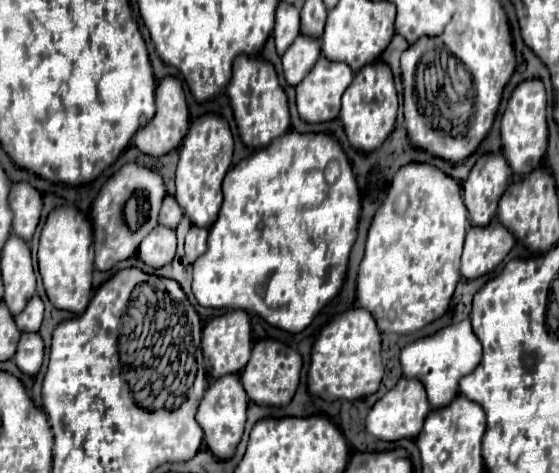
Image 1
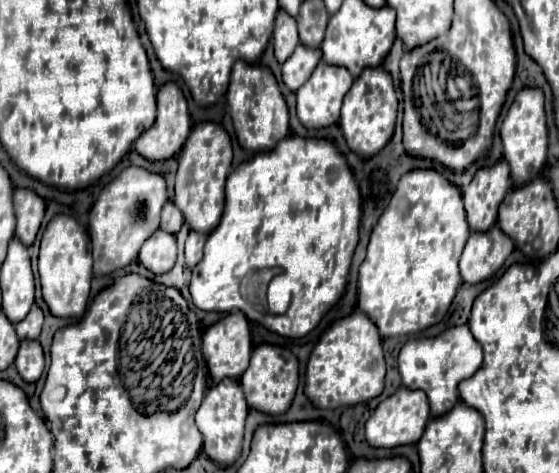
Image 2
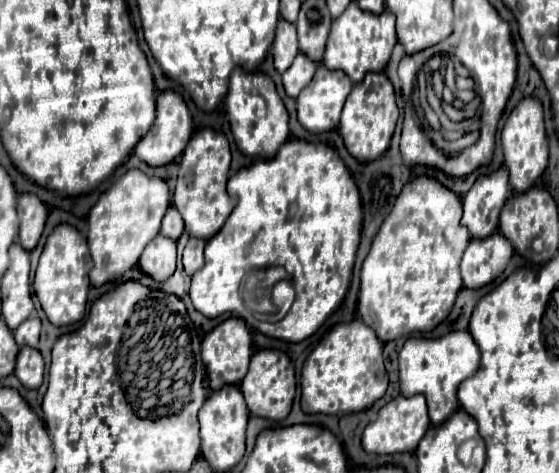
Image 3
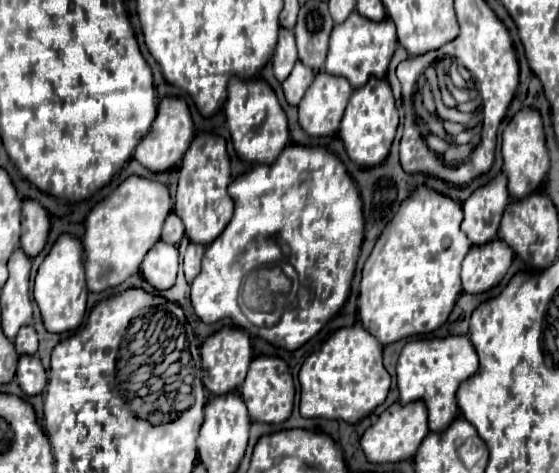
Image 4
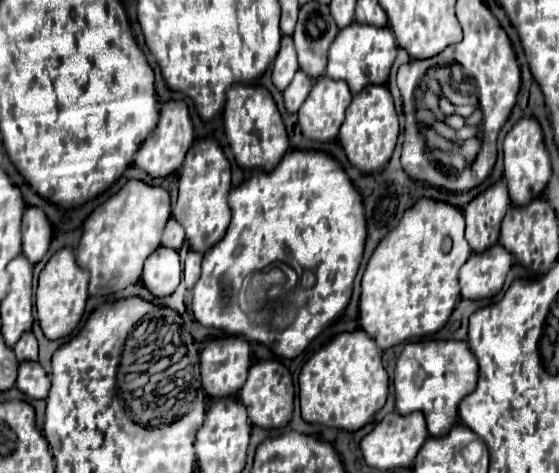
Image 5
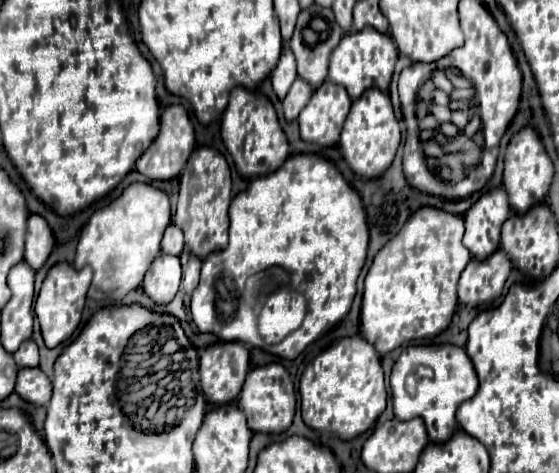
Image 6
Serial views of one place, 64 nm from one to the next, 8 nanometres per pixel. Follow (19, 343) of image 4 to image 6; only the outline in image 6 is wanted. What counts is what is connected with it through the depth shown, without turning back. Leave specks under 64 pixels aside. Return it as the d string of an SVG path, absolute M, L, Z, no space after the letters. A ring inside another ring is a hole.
M24 340L24 344L20 344L20 348L14 352L14 360L18 364L18 368L26 368L26 366L38 366L38 346L36 342Z

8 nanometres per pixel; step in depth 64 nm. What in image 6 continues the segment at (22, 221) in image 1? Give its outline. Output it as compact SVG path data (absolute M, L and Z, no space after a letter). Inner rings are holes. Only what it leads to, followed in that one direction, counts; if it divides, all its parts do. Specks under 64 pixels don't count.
M30 214L28 216L24 260L34 270L38 270L46 262L52 248L54 248L54 236L52 236L52 230L50 230L48 222L40 214Z

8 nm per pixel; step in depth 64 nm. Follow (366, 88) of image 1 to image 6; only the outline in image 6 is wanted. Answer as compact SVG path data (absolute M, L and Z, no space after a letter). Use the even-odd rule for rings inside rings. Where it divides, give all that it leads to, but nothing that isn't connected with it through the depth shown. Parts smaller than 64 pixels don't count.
M368 88L360 98L352 102L348 118L344 122L338 142L344 160L358 176L374 178L384 174L384 170L392 164L398 144L400 144L400 126L394 116L390 96L378 88Z

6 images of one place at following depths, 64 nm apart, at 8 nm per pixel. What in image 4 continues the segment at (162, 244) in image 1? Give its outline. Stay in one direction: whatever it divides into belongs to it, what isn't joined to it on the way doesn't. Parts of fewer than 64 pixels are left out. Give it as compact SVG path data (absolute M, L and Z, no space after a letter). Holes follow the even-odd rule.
M158 240L144 256L140 272L156 290L170 288L178 272L178 246Z

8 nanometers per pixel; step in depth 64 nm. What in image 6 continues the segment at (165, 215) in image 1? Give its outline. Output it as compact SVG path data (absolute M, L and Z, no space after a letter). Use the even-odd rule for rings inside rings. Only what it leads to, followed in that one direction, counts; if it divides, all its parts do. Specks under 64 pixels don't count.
M170 224L162 238L162 252L178 256L182 252L182 248L184 248L184 232L180 232L180 228L176 228L176 224Z

